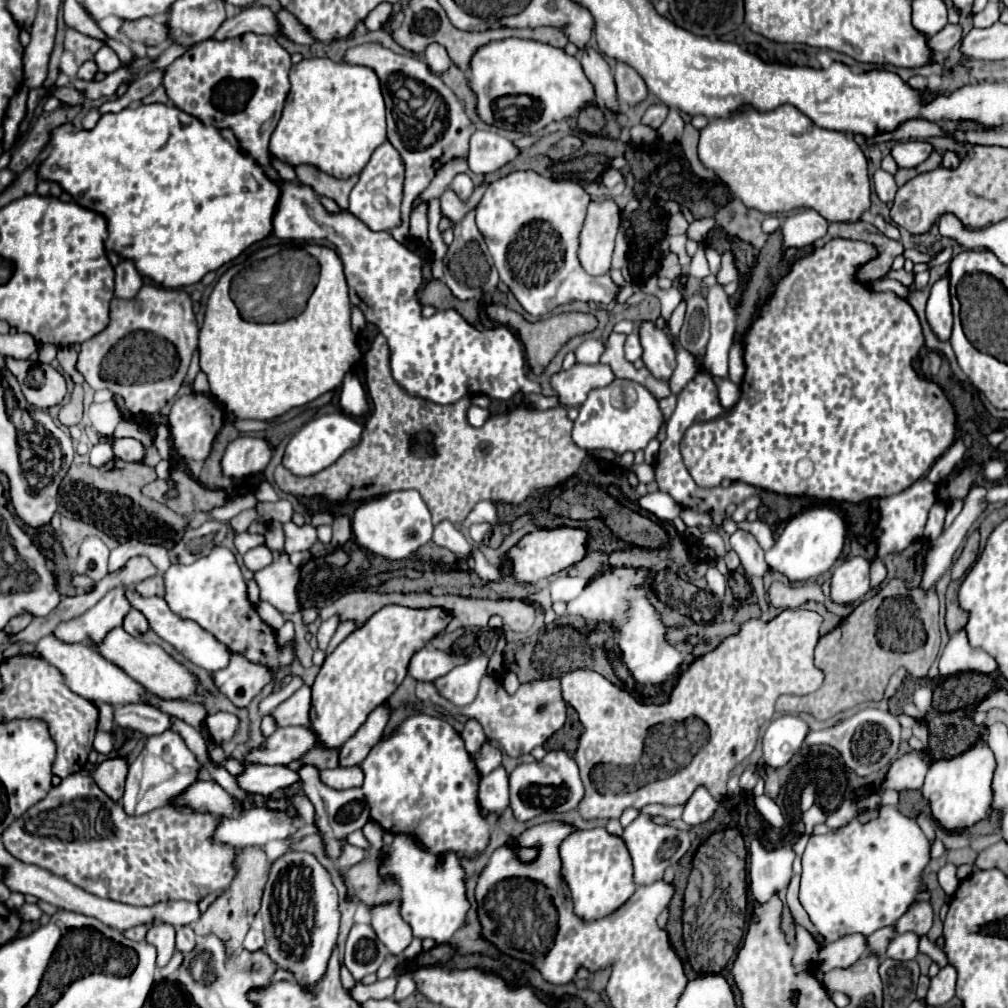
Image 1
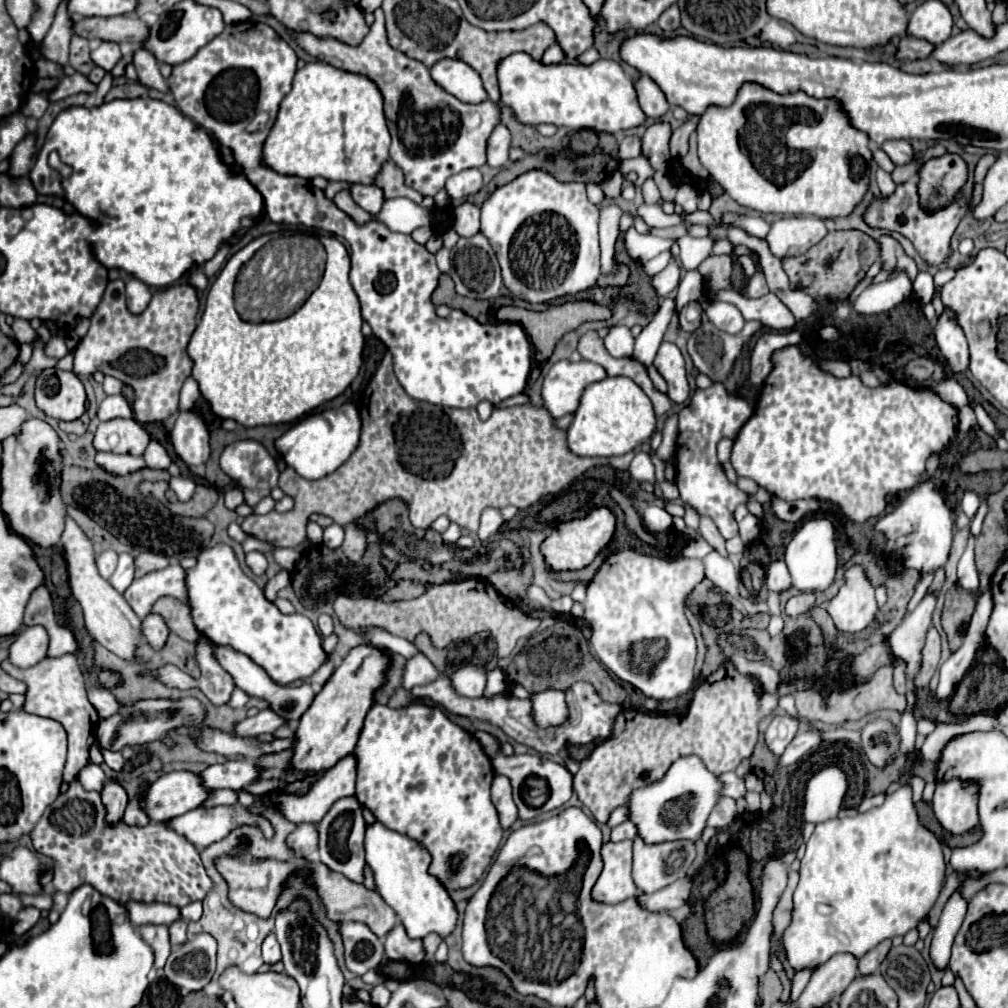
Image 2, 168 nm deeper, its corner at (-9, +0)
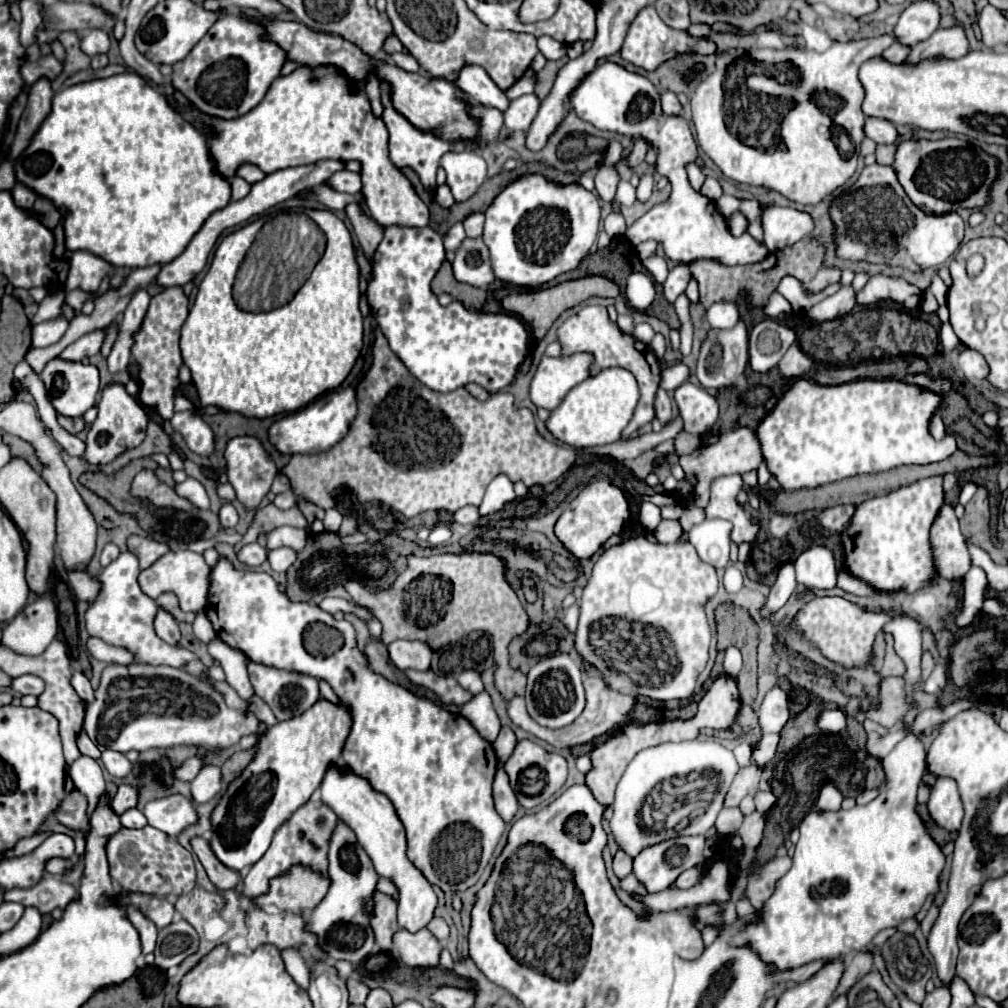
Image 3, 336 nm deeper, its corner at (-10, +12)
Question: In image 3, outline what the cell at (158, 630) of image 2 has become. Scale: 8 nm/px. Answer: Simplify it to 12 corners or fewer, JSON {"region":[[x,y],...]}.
{"region":[[157,612],[155,632],[167,644],[177,646],[181,640],[177,620]]}

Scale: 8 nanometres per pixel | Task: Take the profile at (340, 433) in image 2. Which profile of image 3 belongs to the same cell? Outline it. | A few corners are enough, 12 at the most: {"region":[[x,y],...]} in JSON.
{"region":[[353,388],[319,396],[275,420],[283,454],[333,448],[357,414]]}

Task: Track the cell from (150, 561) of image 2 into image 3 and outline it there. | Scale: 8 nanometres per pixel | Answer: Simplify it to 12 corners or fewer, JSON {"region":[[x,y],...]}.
{"region":[[129,536],[127,548],[141,570],[169,552],[169,546],[143,536]]}

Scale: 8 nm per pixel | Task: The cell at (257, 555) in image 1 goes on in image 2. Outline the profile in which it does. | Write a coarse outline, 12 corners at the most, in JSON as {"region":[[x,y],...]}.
{"region":[[248,552],[246,564],[256,576],[264,574],[268,560],[262,552]]}

